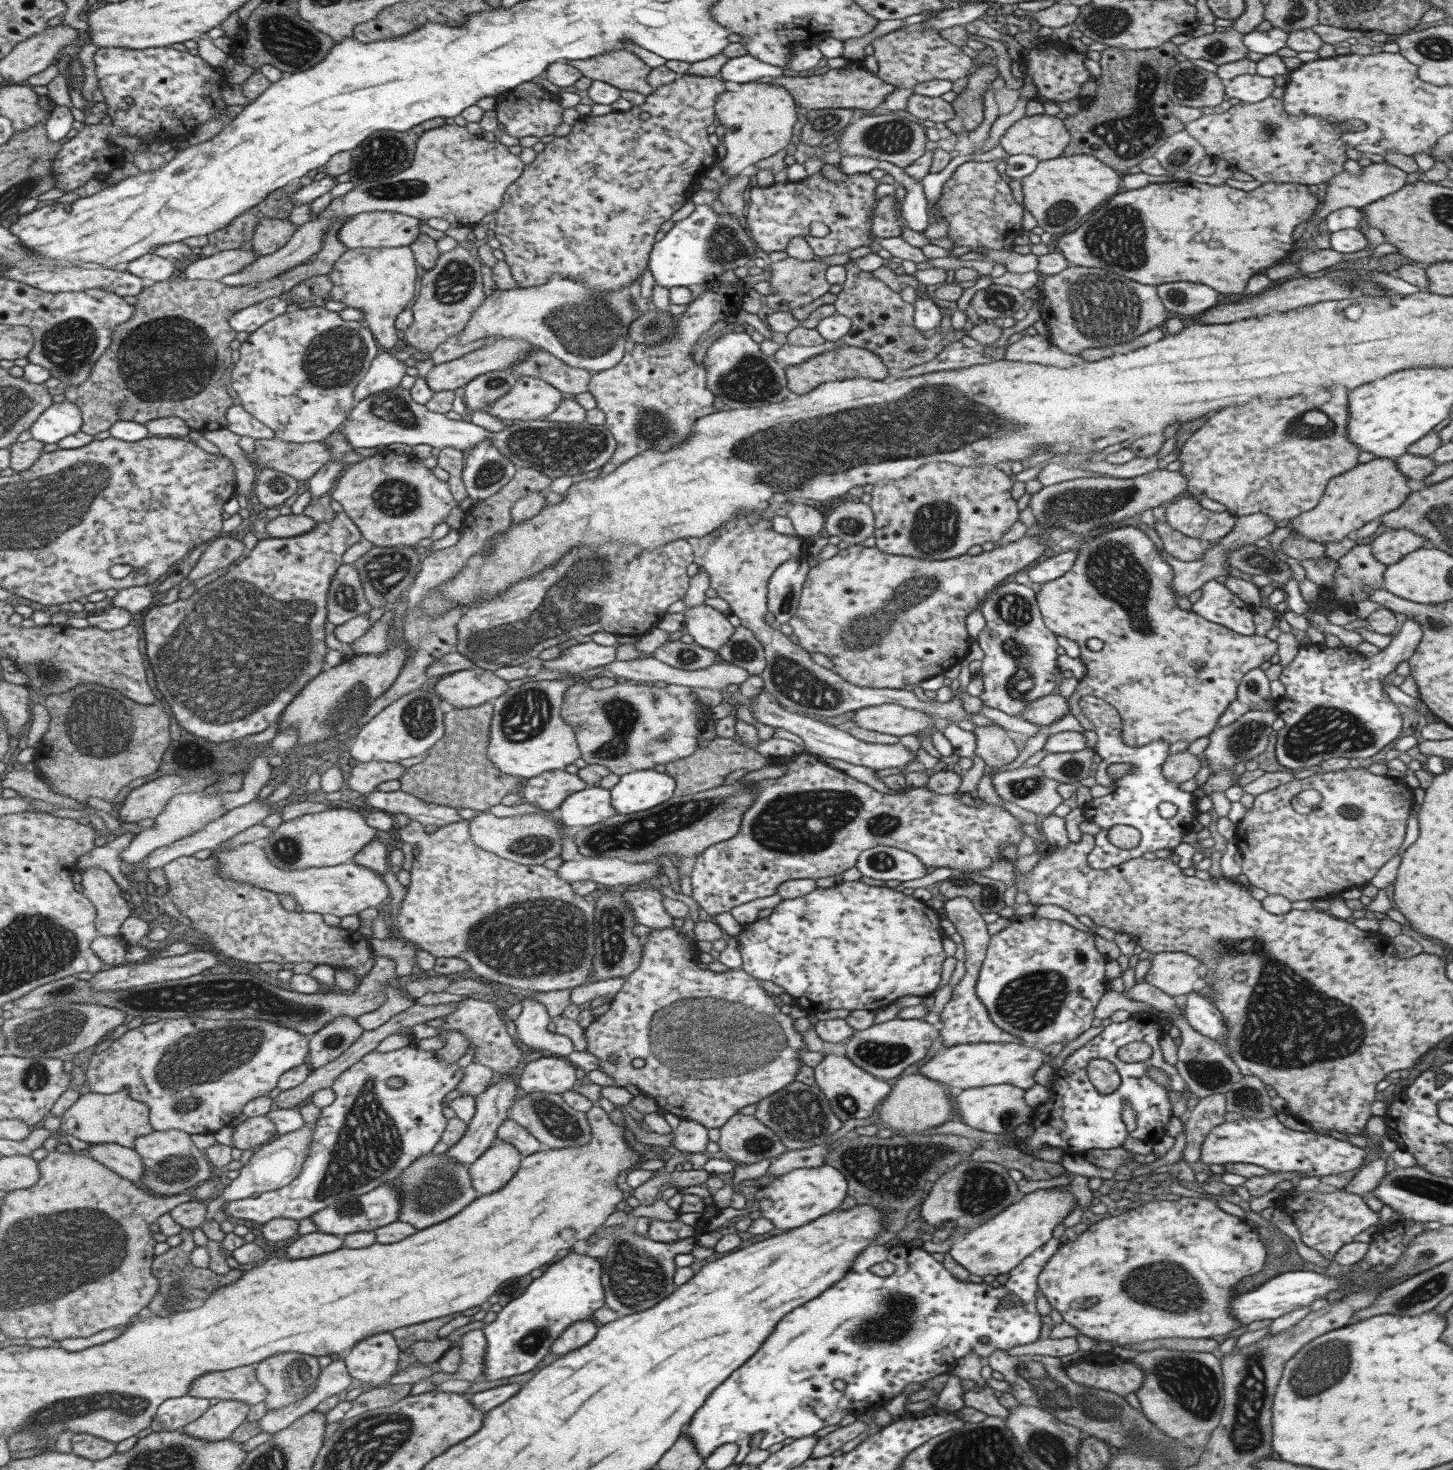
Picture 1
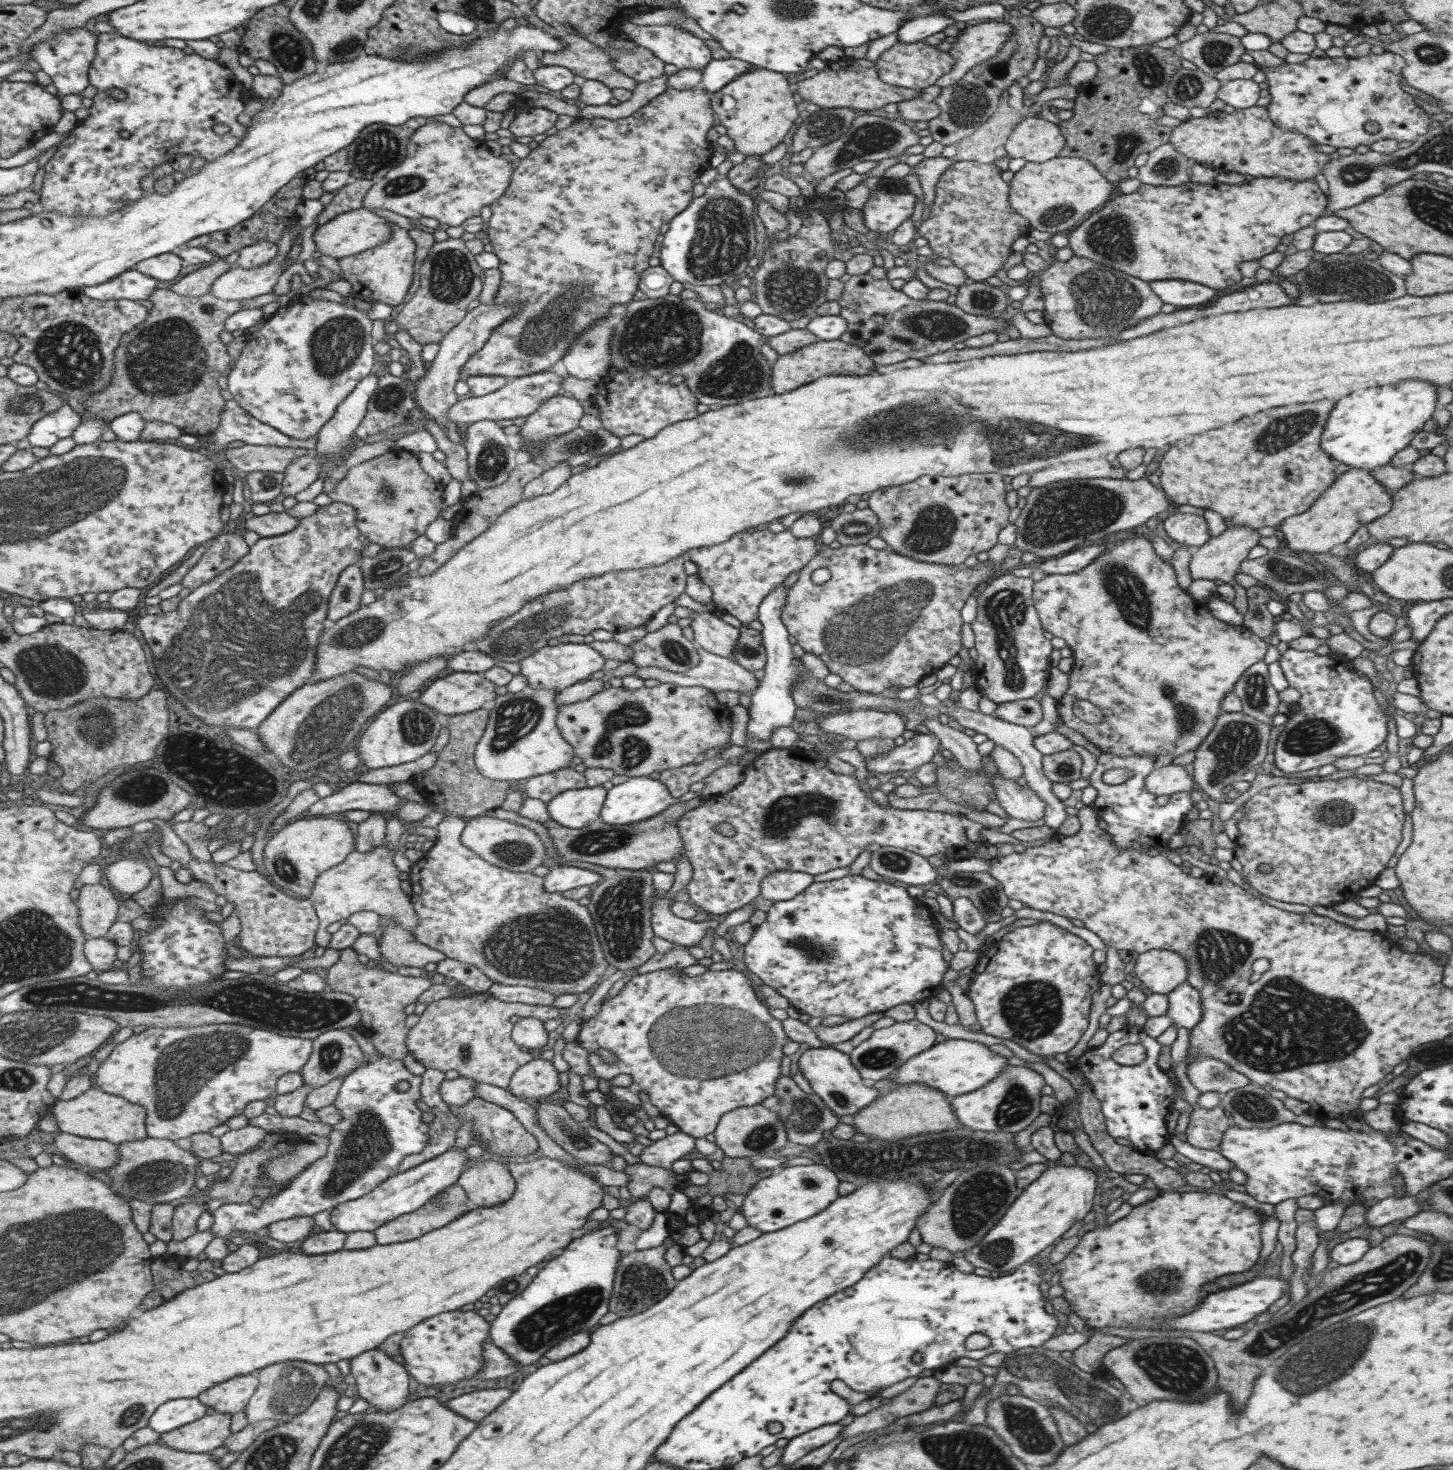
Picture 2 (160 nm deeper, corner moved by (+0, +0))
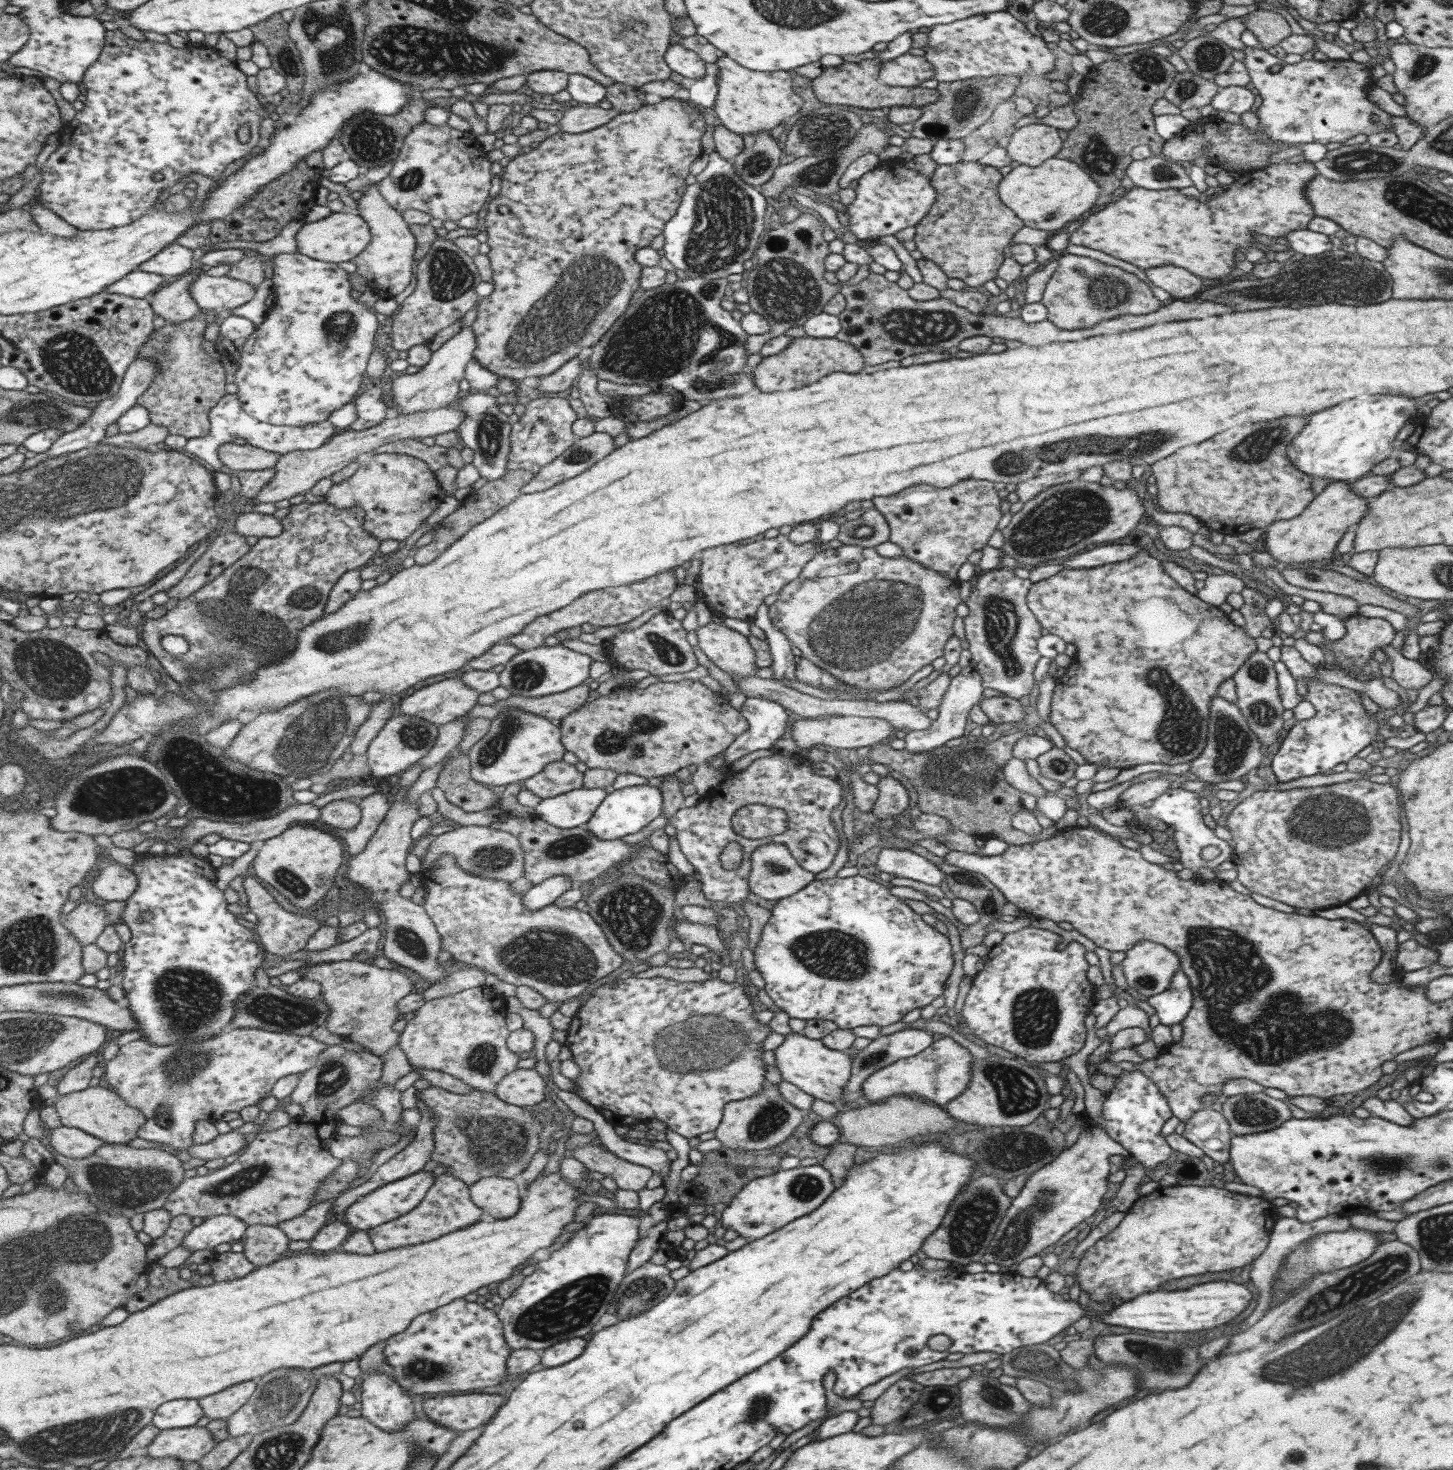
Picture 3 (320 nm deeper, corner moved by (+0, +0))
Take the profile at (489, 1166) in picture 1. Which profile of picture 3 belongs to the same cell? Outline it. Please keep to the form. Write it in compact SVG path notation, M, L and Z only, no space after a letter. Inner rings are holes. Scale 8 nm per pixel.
M488 1177L468 1188L471 1202L478 1206L489 1220L503 1220L519 1211L520 1198L512 1179Z

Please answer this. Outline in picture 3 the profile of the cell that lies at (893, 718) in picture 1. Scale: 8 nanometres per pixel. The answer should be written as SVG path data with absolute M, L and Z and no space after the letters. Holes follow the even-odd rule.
M827 715L795 720L788 730L790 730L792 742L803 749L809 749L817 744L833 749L858 749L879 744L881 740L890 738L892 731L896 732L898 729L889 725L885 720L875 718Z

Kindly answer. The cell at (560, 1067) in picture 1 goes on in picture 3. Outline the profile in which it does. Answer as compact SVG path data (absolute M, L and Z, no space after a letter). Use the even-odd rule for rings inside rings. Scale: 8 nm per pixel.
M516 1068L497 1081L493 1093L507 1104L523 1107L539 1104L546 1089L543 1079L534 1069Z

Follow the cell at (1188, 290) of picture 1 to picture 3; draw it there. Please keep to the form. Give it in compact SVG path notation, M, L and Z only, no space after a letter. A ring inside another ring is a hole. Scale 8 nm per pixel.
M1157 266L1157 268L1147 268L1144 270L1145 278L1165 290L1170 294L1171 300L1190 298L1196 292L1199 292L1205 285L1201 284L1201 280L1193 274L1189 274L1183 268L1177 266Z

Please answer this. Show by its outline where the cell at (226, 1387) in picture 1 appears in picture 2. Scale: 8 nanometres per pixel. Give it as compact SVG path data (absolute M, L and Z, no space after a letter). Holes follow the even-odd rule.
M246 1374L210 1388L199 1398L203 1404L213 1407L215 1411L234 1415L246 1409L259 1385L260 1380L256 1374Z

